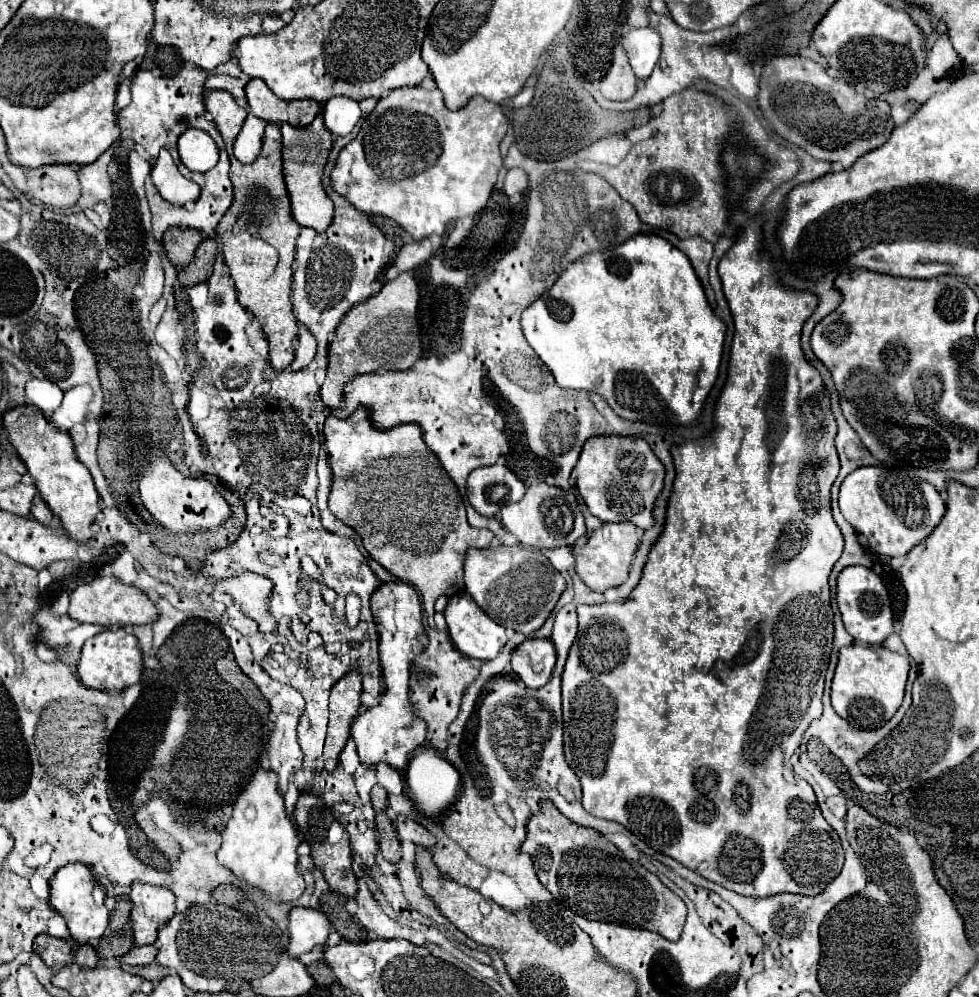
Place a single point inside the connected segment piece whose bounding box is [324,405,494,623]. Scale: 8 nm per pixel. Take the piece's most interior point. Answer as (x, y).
(387, 485)

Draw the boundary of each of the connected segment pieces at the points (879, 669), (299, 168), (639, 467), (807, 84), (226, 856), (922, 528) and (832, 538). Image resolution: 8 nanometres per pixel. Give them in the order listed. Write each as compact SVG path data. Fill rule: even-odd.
M850 645L840 649L836 673L832 679L832 707L854 727L876 729L886 723L902 705L904 687L908 679L908 657L898 655L886 647Z
M318 115L314 123L308 127L292 127L282 123L280 129L282 129L282 161L284 161L282 173L284 173L284 183L288 189L294 221L300 227L326 231L334 217L334 205L322 187L322 171L326 165L326 157L332 149L332 135L324 127L322 115Z
M592 437L582 447L580 459L576 467L572 469L570 483L576 487L576 491L582 495L586 507L590 513L602 521L616 521L624 523L630 521L638 525L640 529L650 529L654 525L654 503L664 487L664 465L660 459L652 453L650 445L642 437Z
M782 55L768 60L762 71L758 105L764 119L782 139L802 147L816 159L830 163L840 161L844 169L850 169L864 153L884 145L894 129L886 101L868 99L852 85L830 77L826 69L812 59L800 55Z
M258 769L254 781L246 785L238 801L232 805L232 817L222 833L218 861L238 879L268 895L274 903L292 903L304 893L304 879L298 871L298 833L296 825L286 817L282 795L278 793L278 775Z
M862 467L852 471L840 485L840 511L850 525L868 539L878 555L900 557L914 545L922 543L942 521L946 503L940 493L926 481L898 477L884 467Z
M734 207L732 223L740 225L742 231L738 233L734 245L722 257L718 273L734 317L736 333L732 341L728 381L716 403L716 431L702 441L686 441L680 447L672 449L676 479L668 501L666 527L658 543L652 547L642 579L630 593L630 597L626 601L616 603L578 607L578 637L570 647L570 655L562 673L564 757L582 783L582 805L588 813L624 825L648 847L652 847L658 853L670 855L686 869L746 897L770 897L776 893L818 895L824 891L828 883L832 883L838 877L844 865L844 853L838 833L826 823L826 819L820 813L812 787L804 779L796 777L796 773L792 771L790 757L798 749L800 739L808 729L810 721L822 715L820 699L824 691L828 657L832 651L834 623L828 575L834 563L840 559L844 547L842 533L834 523L830 511L830 487L840 471L840 461L834 451L836 423L830 413L828 391L822 387L822 377L810 363L804 361L800 349L800 331L806 317L810 317L816 305L814 295L794 293L778 283L778 277L772 273L772 263L768 261L768 255L764 253L760 243L762 233L758 219L750 219L748 215L738 211L738 207ZM778 359L782 359L786 365L782 369L778 367L778 371L772 373L770 365L778 363ZM772 387L776 395L770 399L768 405L766 397ZM810 413L816 419L820 417L820 427L806 425L806 417L810 417ZM774 431L780 431L780 439L772 443ZM818 441L826 445L826 453L818 453L818 463L810 465L814 445Z

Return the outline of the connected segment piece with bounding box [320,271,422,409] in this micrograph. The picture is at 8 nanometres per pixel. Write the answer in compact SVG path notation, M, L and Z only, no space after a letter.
M410 271L400 273L394 281L386 283L380 293L366 299L362 305L356 305L346 313L344 321L336 329L336 337L330 343L328 351L328 371L326 381L322 383L320 397L326 407L336 409L342 401L342 391L348 381L362 373L374 373L378 369L386 371L404 371L410 369L416 361L422 359L420 333L416 311L410 315L406 305L418 305L420 289Z

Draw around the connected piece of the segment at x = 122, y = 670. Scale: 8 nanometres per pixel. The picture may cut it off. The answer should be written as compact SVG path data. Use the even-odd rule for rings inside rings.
M106 629L94 635L82 647L82 657L78 661L78 675L86 687L112 693L118 693L124 687L138 683L142 677L142 653L138 649L138 639L126 633L124 629L118 631Z

